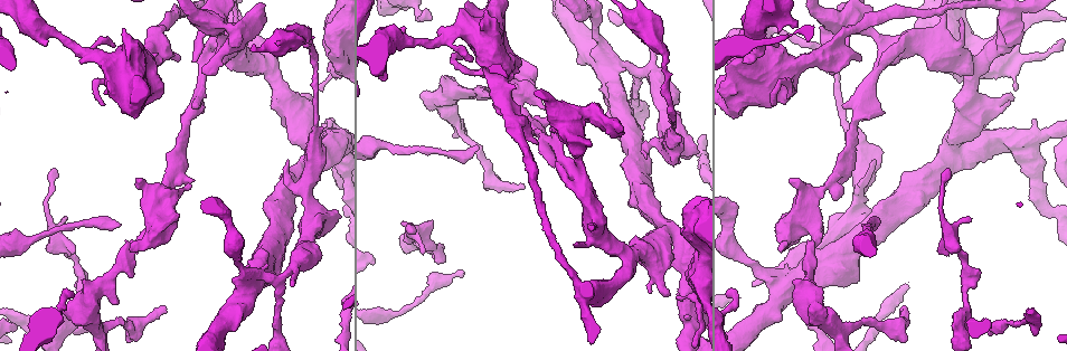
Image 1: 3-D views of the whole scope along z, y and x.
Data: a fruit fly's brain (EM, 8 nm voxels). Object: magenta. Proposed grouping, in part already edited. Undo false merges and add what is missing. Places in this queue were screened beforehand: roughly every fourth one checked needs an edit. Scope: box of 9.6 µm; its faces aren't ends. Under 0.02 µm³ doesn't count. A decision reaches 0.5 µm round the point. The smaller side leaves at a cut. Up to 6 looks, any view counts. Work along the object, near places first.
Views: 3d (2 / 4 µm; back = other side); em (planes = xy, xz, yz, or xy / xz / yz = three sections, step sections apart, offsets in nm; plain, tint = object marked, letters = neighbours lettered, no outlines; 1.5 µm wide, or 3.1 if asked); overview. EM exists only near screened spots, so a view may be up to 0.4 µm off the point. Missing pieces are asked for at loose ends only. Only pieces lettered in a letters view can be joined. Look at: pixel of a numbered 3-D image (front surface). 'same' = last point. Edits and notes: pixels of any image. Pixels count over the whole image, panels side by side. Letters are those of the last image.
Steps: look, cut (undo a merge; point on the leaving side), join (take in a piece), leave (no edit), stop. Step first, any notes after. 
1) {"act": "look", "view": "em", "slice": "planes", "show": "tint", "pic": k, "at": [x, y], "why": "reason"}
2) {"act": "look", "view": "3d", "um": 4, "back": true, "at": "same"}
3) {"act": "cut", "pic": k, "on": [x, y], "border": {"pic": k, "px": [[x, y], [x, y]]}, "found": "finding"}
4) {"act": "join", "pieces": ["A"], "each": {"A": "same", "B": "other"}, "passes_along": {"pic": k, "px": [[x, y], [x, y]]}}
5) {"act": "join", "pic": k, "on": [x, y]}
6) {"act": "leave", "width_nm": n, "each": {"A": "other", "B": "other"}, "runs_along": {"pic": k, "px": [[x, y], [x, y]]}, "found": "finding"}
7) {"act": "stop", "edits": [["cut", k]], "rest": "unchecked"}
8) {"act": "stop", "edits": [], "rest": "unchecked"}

{"act": "look", "view": "em", "slice": "planes", "show": "plain", "pic": 1, "at": [193, 179], "why": "free end"}

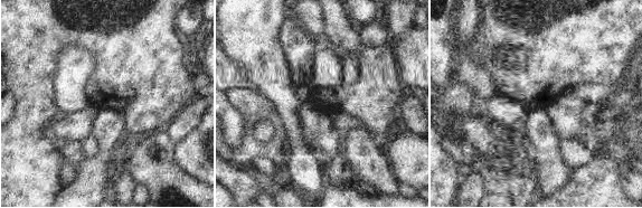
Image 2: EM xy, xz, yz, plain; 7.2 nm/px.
{"act": "look", "view": "em", "slice": "planes", "show": "tint", "at": "same"}

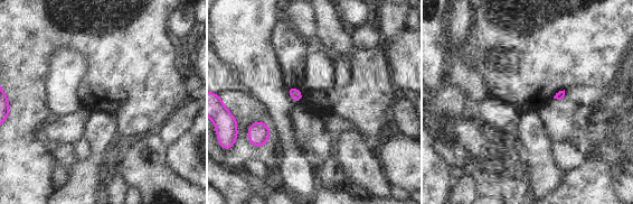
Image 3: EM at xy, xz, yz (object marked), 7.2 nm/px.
{"act": "look", "view": "em", "slice": "planes", "show": "letters", "at": "same"}

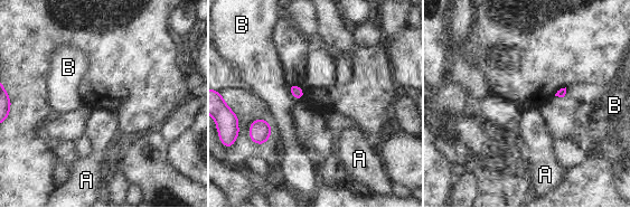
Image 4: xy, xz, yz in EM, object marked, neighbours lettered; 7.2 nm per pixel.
{"act": "leave", "each": {"A": "other", "B": "other"}, "border": {"pic": 4, "px": [[288, 85], [291, 94], [299, 100]]}, "found": "none of them fits"}

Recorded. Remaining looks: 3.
{"act": "look", "view": "3d", "um": 4, "pic": 1, "at": [142, 182], "why": "an open end"}

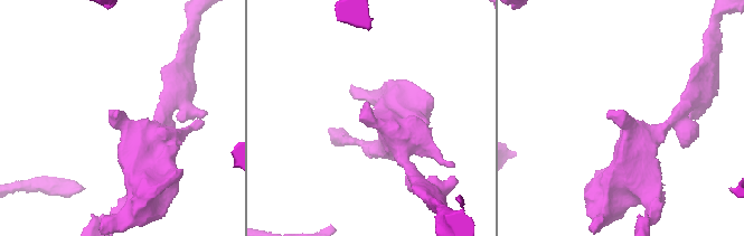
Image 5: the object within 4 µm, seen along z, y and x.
{"act": "look", "view": "em", "um": 3.1, "slice": "planes", "show": "letters", "pic": 5, "at": [367, 104]}

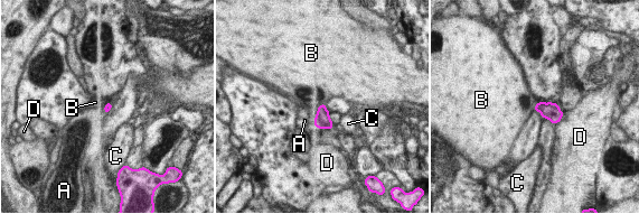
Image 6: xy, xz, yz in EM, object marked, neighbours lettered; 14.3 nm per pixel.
{"act": "leave", "each": {"A": "other", "B": "other", "C": "other", "D": "other"}, "border": {"pic": 6, "px": [[323, 103], [318, 108], [316, 115]]}, "found": "none of them fits"}

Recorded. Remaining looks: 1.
{"act": "look", "view": "em", "slice": "planes", "show": "letters", "pic": 1, "at": [463, 274], "why": "thin end"}

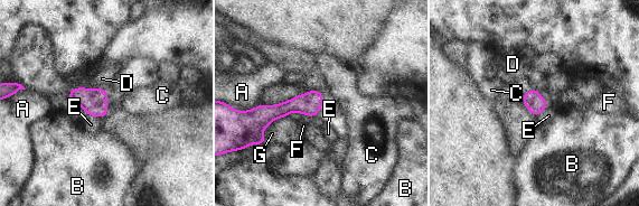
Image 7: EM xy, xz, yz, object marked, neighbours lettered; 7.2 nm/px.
{"act": "leave", "each": {"A": "other", "B": "other", "C": "other", "D": "other", "E": "other", "F": "other", "G": "other"}, "found": "none of them fits"}

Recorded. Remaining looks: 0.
{"act": "stop", "edits": [], "rest": "unchecked"}

